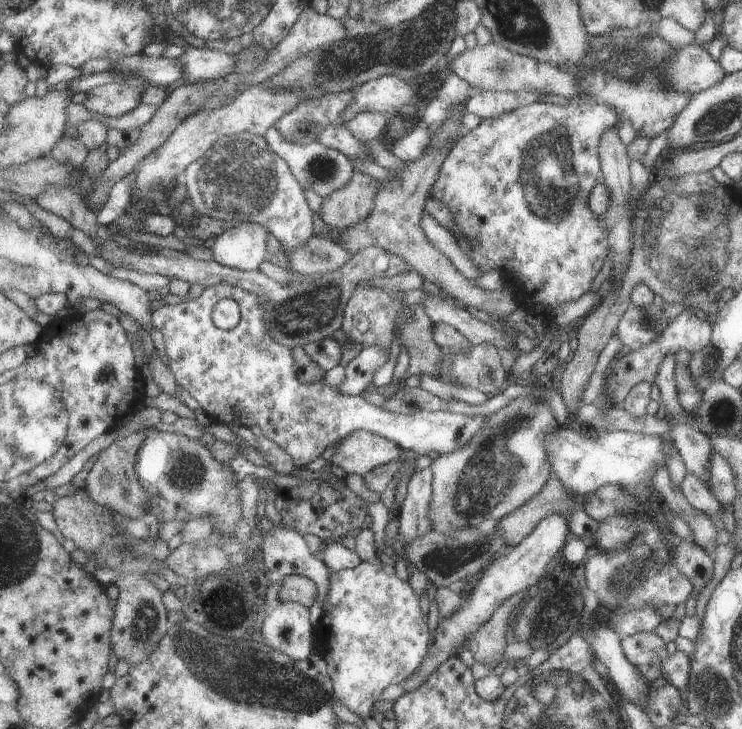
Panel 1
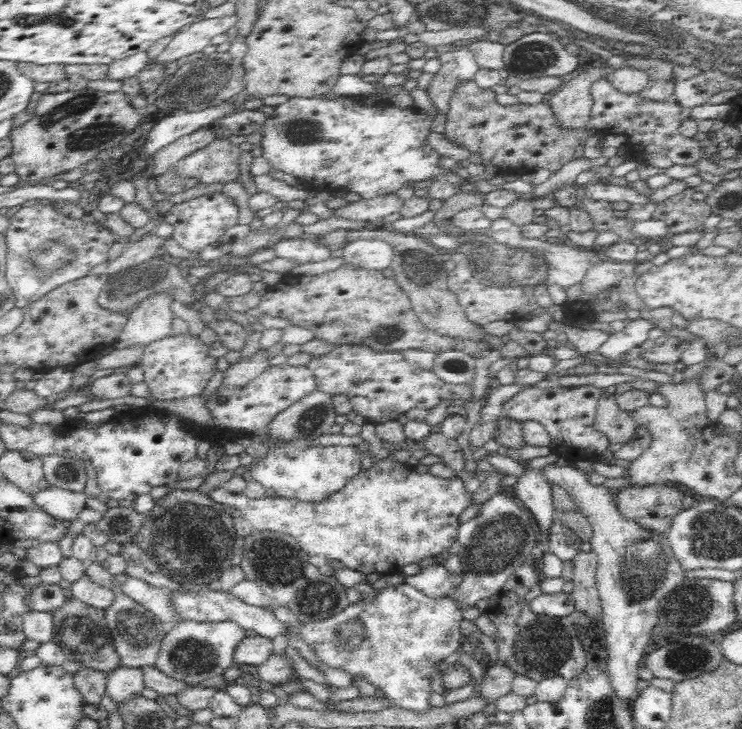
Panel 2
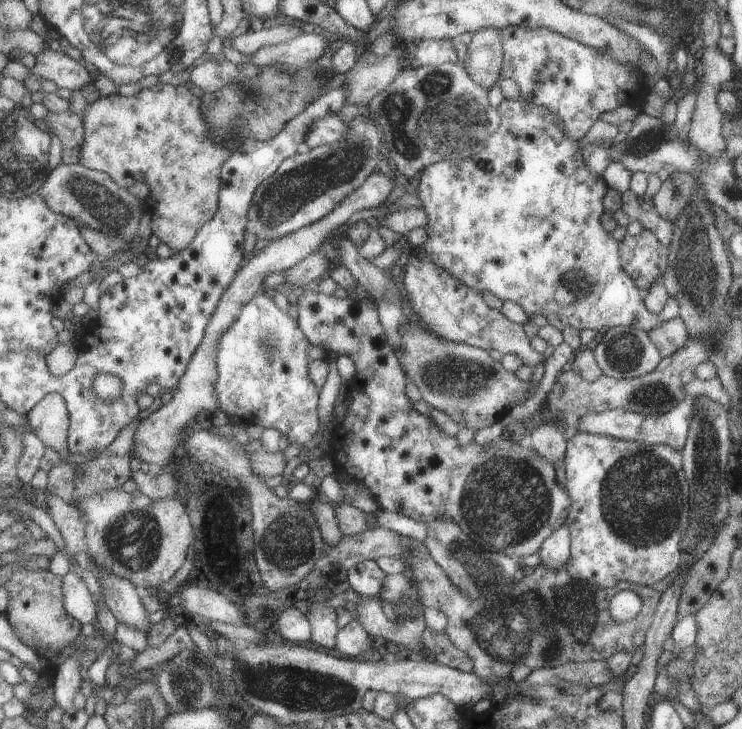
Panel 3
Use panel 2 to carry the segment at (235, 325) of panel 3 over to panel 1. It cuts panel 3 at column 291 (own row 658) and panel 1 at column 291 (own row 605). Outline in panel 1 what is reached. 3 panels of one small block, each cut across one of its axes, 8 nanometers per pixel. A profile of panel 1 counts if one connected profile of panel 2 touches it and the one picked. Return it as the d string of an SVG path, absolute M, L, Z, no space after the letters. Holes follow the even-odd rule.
M214 284L204 289L202 294L193 300L179 302L175 305L161 306L152 313L152 324L163 334L164 352L168 356L168 366L175 374L176 382L197 400L214 425L230 423L251 427L259 426L263 436L279 444L290 456L296 467L308 467L324 448L332 442L341 441L350 432L364 429L384 436L386 440L396 442L402 449L407 448L418 455L430 452L441 454L456 452L470 444L470 440L480 432L488 416L467 416L462 413L446 411L416 412L412 416L386 412L377 405L368 403L362 395L340 394L338 388L332 388L324 382L300 382L296 377L293 348L278 344L268 332L264 324L264 300L245 289L232 284ZM220 300L234 300L240 307L240 322L230 330L222 330L214 326L210 309Z

